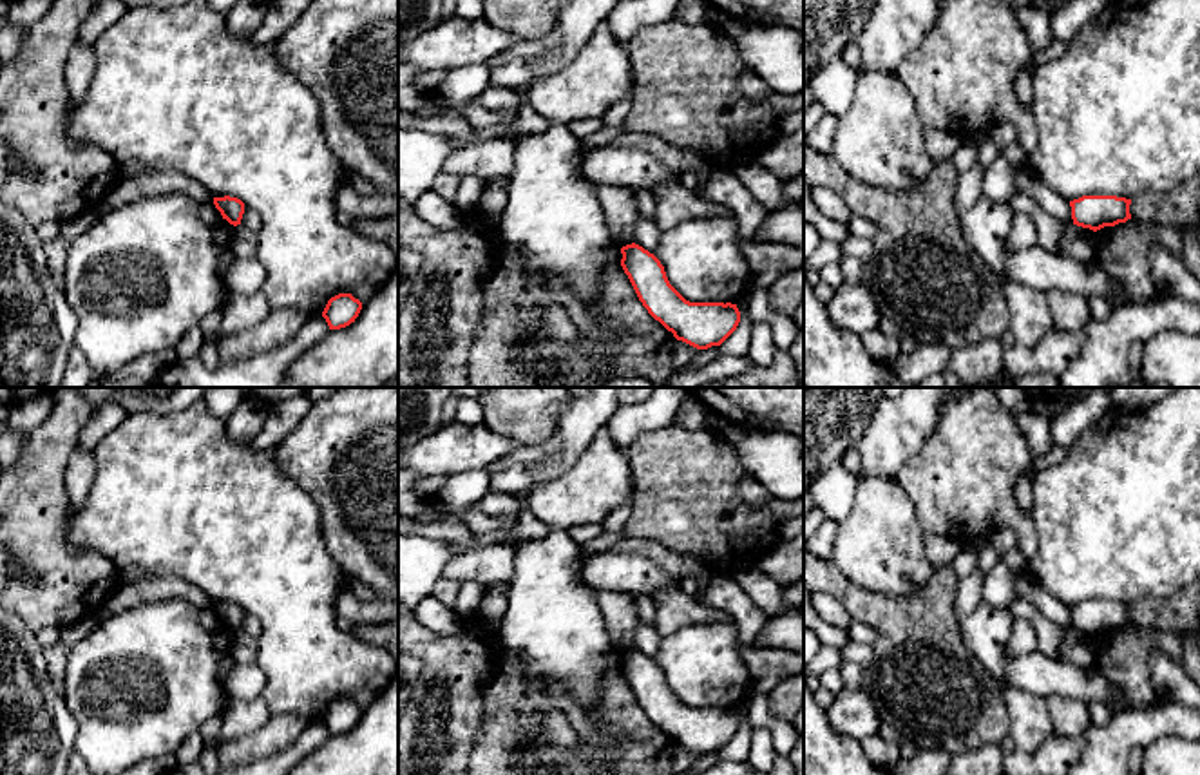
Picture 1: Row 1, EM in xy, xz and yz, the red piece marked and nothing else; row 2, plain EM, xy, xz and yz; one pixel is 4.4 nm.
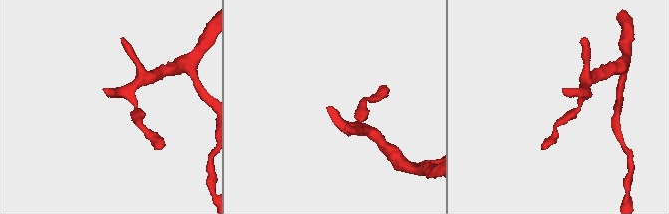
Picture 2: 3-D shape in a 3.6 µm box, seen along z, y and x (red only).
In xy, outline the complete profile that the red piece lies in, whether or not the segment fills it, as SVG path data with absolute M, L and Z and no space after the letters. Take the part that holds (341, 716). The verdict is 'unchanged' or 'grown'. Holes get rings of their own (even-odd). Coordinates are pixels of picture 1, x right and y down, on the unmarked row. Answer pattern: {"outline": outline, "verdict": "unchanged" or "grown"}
{"outline": "M338 699L331 703L322 717L329 735L340 735L355 728L362 715L362 708L351 699Z", "verdict": "unchanged"}

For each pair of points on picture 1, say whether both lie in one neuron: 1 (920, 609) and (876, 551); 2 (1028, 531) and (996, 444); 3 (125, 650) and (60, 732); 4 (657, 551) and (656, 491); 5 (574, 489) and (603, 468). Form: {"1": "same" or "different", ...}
{"1": "different", "2": "same", "3": "different", "4": "different", "5": "same"}

